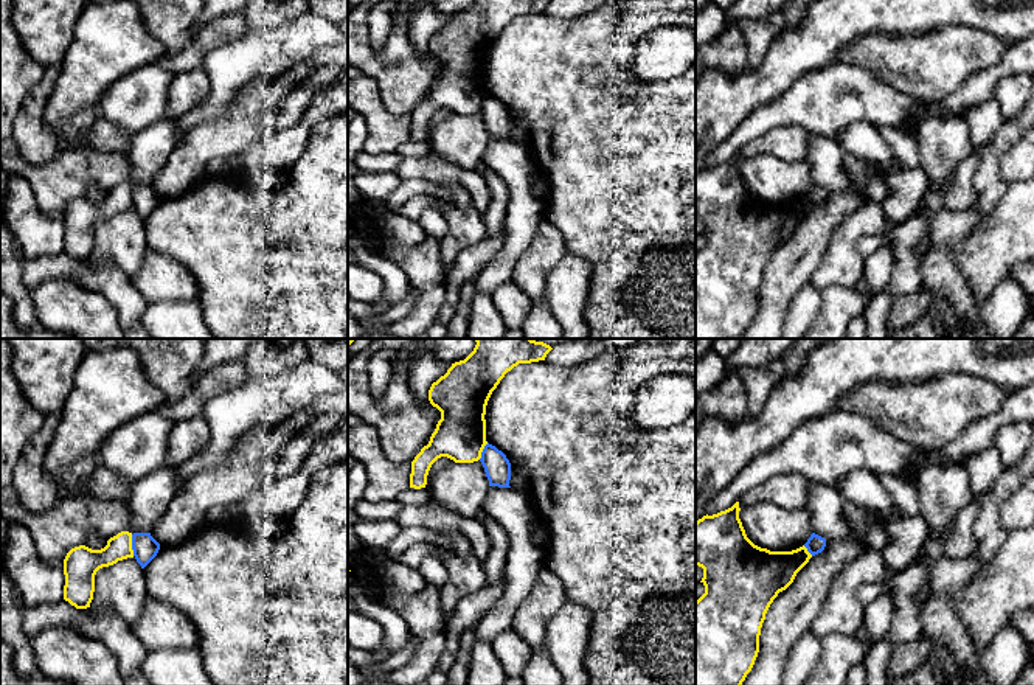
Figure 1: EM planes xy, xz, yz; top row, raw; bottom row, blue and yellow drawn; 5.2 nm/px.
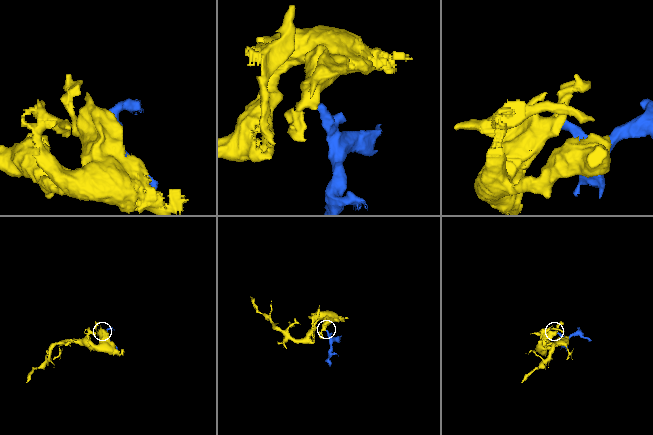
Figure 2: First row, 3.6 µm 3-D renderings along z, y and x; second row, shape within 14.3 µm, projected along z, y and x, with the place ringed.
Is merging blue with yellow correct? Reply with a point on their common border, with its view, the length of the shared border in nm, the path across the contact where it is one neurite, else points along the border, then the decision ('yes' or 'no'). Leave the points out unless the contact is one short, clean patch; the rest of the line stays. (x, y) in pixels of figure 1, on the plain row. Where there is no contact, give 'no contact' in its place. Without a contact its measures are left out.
meets blue in xy at (132, 198); contact 110 nm long; border along xy (131, 187), (134, 207); no

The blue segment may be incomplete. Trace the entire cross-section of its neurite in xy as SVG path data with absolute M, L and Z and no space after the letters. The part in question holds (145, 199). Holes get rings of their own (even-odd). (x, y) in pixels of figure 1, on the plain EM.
M134 185L132 202L137 214L144 221L157 208L160 196L151 185Z

